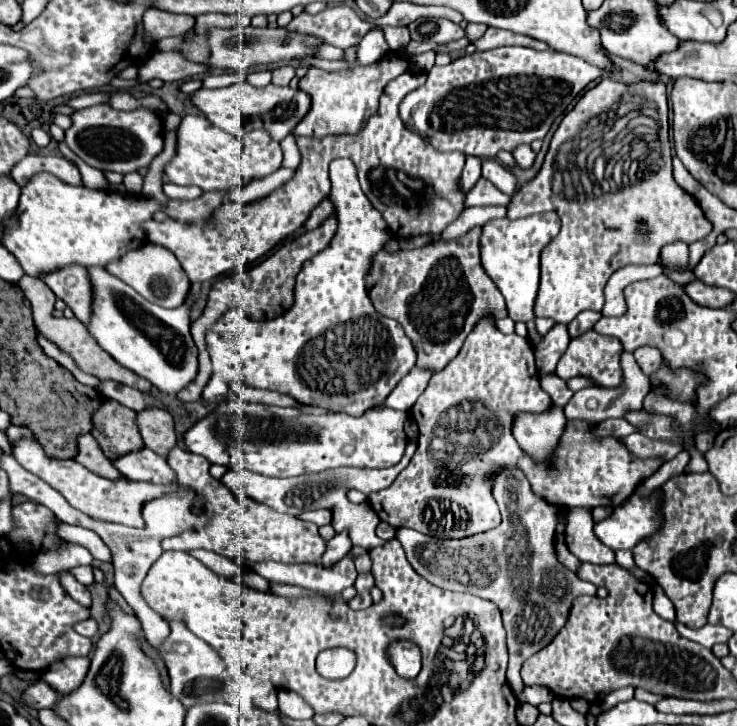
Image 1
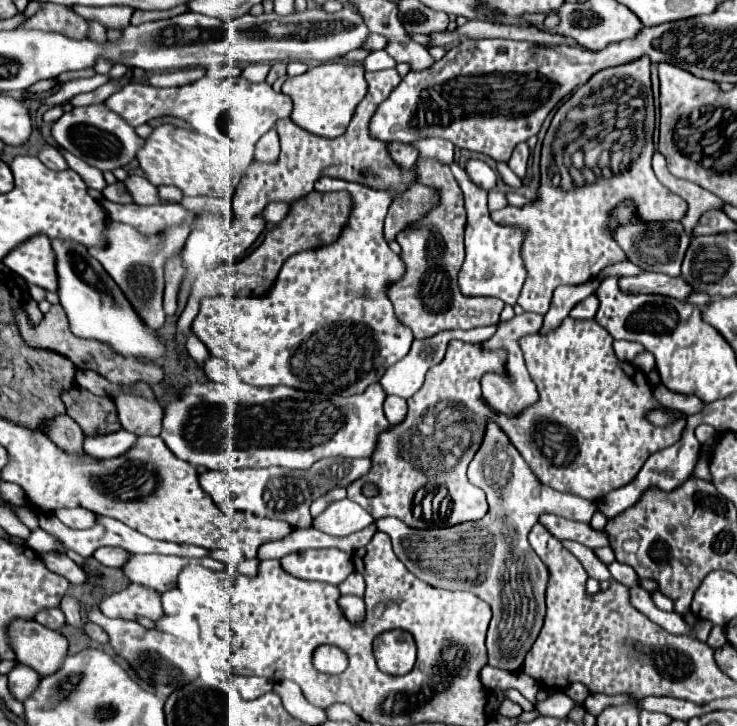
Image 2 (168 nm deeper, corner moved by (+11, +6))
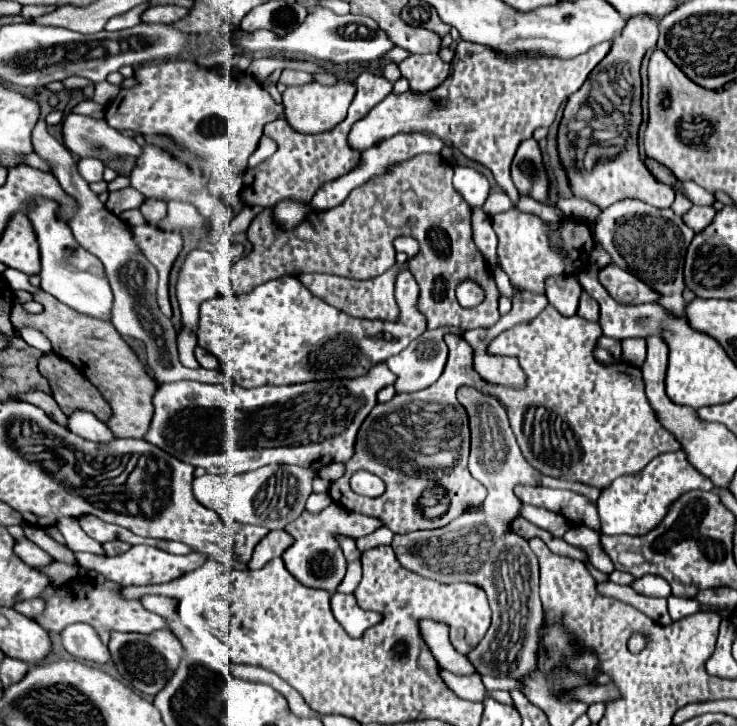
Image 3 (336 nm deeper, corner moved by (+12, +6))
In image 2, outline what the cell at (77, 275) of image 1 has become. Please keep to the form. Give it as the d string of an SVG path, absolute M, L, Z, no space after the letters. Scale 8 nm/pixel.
M45 234L31 236L13 248L3 260L9 270L19 274L27 284L57 292L57 272L53 270L53 250Z

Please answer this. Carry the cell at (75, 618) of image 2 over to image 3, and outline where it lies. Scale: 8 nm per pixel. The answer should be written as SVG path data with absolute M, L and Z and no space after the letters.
M70 624L68 628L64 628L62 644L76 658L92 660L96 664L110 660L108 648L100 642L96 630L90 624Z

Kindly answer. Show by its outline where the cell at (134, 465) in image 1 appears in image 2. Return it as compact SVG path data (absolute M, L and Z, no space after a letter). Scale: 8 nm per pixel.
M127 430L111 432L111 434L95 434L95 436L85 436L83 450L91 454L93 458L113 458L121 456L121 452L127 452L135 444L137 436Z

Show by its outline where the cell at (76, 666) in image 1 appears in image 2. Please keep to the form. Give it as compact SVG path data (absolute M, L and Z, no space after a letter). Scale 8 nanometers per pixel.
M13 620L7 626L9 646L17 662L31 666L39 676L53 674L67 656L67 640L35 620Z

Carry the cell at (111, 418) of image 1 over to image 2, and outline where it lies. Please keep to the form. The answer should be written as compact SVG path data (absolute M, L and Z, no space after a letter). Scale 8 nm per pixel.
M75 386L73 390L61 392L61 400L67 414L83 428L87 436L93 432L117 432L121 424L117 420L115 402L107 396L95 396L89 390Z

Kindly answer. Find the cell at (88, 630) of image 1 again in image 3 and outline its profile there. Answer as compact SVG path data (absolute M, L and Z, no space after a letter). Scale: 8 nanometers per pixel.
M34 598L34 600L24 600L24 602L18 602L16 606L14 606L14 610L16 612L20 612L20 614L24 614L24 616L28 616L28 618L36 618L36 616L40 616L40 612L44 612L44 600L42 598Z

